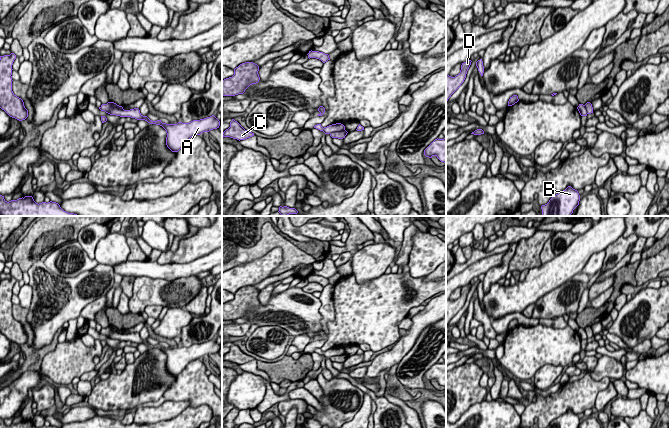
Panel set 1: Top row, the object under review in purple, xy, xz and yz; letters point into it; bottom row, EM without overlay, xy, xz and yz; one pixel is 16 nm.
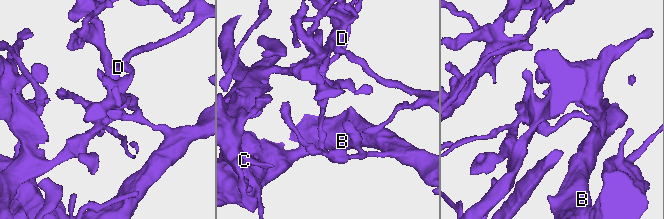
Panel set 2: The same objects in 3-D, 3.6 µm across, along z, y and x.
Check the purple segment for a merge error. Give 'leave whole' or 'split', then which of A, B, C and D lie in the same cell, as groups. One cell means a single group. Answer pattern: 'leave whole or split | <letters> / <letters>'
split | A B / C D

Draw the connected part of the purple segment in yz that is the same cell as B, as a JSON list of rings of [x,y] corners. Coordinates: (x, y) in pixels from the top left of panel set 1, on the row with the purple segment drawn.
[[[568,186],[554,195],[547,204],[541,206],[542,216],[571,216],[579,201],[578,191]]]

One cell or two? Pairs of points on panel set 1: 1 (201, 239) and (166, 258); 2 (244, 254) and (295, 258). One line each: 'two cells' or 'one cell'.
1: one cell
2: one cell

